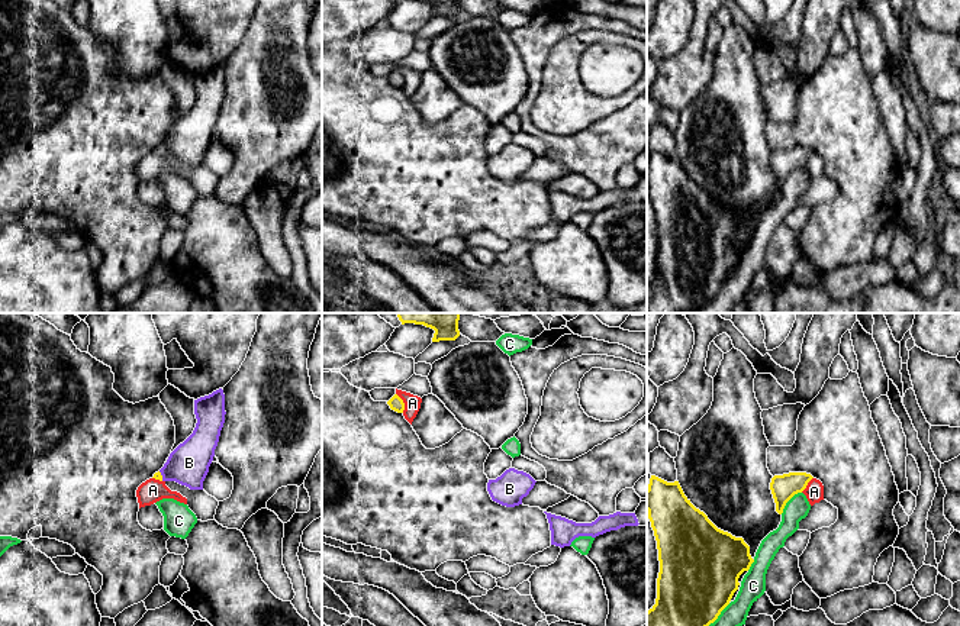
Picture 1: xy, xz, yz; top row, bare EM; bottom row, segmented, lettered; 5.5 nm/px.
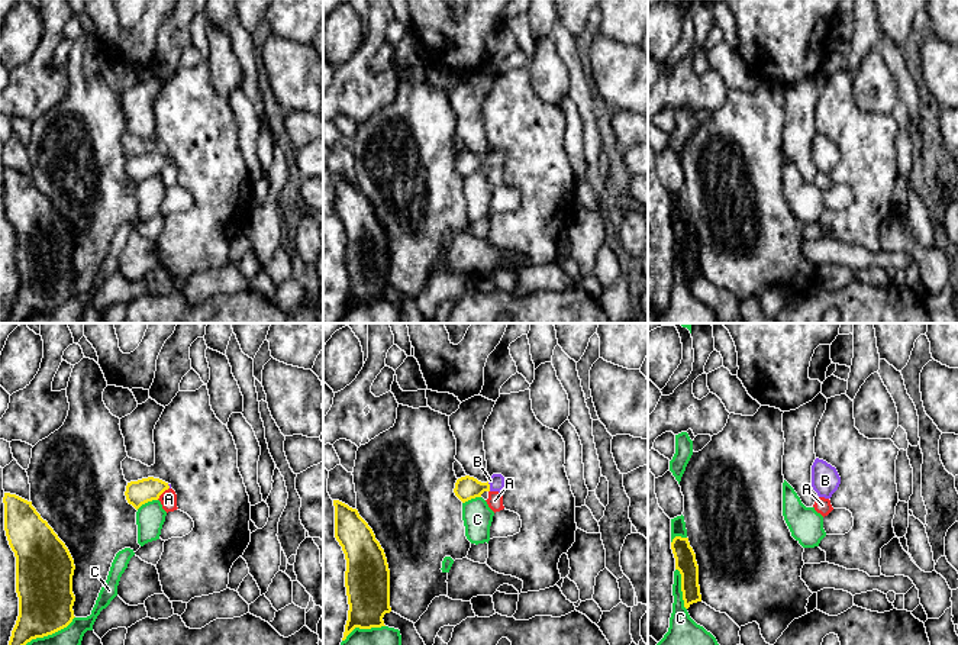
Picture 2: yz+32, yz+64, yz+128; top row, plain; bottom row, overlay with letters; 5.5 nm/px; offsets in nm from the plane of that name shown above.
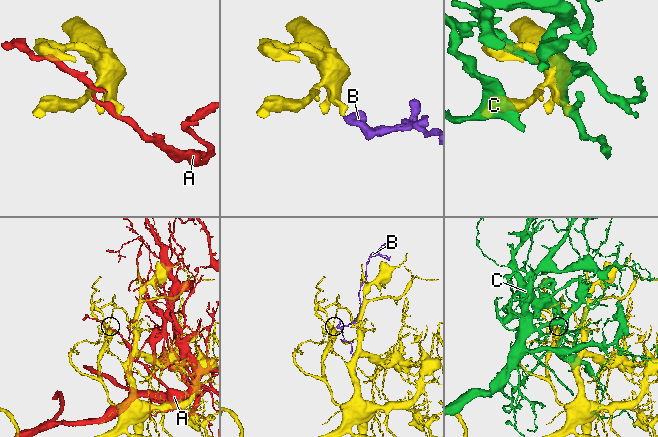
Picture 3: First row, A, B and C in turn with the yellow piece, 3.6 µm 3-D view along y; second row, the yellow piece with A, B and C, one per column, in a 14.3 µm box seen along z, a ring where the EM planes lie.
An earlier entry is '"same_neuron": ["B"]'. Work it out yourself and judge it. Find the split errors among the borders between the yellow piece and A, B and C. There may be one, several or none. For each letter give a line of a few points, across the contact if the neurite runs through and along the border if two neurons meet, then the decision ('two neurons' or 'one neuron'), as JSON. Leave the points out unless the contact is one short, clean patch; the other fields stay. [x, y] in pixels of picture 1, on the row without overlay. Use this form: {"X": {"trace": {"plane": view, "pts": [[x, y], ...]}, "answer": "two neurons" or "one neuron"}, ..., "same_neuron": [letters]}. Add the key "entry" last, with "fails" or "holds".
{"A": {"answer": "two neurons"}, "B": {"trace": {"plane": "xy", "pts": [[157, 151], [161, 151], [189, 138]]}, "answer": "one neuron"}, "C": {"answer": "two neurons"}, "same_neuron": ["B"], "entry": "holds"}

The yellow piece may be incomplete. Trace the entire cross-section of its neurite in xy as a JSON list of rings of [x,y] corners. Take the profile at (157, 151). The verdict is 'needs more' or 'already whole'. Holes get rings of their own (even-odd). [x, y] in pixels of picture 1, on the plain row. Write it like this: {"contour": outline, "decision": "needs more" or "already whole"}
{"contour": [[[219,64],[194,75],[194,90],[197,99],[193,109],[170,129],[164,142],[152,154],[175,156],[190,165],[203,165],[225,99],[223,65]]], "decision": "needs more"}

